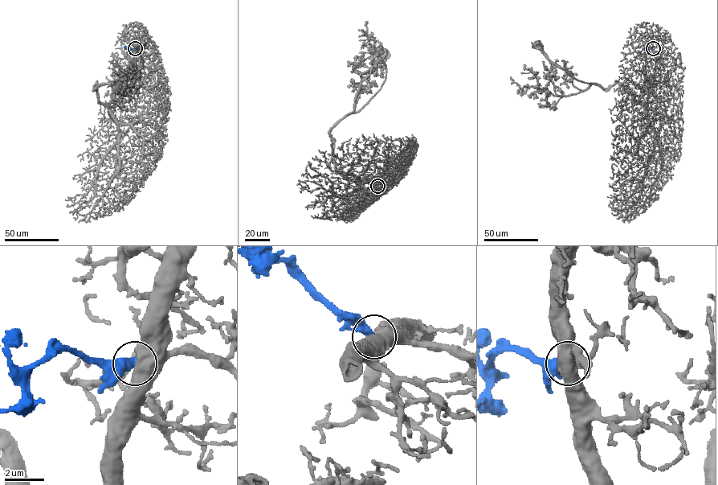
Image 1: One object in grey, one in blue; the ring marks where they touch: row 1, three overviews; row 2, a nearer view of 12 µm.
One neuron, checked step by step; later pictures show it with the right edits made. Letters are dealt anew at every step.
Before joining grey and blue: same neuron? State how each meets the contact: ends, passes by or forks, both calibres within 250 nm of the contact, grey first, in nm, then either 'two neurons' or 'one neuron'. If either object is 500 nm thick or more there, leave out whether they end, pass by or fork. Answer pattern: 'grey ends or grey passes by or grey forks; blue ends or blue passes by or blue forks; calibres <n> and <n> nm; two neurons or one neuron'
calibres 750 and 480 nm; two neurons

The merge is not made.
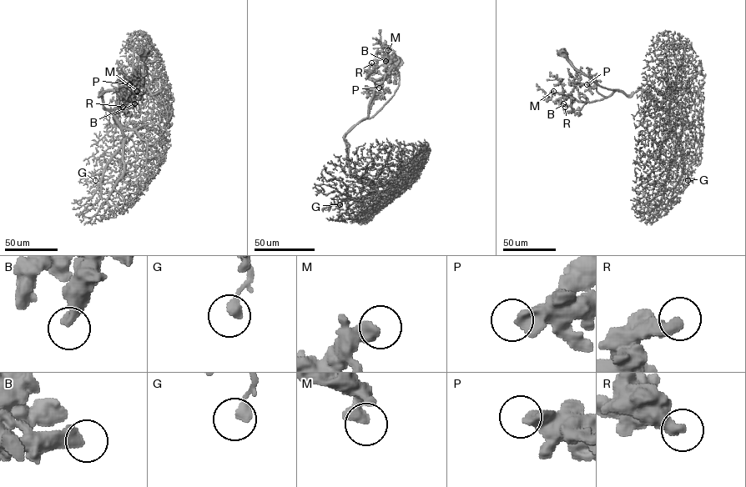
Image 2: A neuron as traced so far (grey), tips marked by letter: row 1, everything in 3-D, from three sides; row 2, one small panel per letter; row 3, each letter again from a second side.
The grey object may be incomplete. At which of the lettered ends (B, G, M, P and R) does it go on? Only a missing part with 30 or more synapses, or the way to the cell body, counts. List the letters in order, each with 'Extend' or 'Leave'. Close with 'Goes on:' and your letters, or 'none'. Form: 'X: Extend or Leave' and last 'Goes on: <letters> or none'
B: Leave
G: Leave
M: Leave
P: Leave
R: Leave
Goes on: none

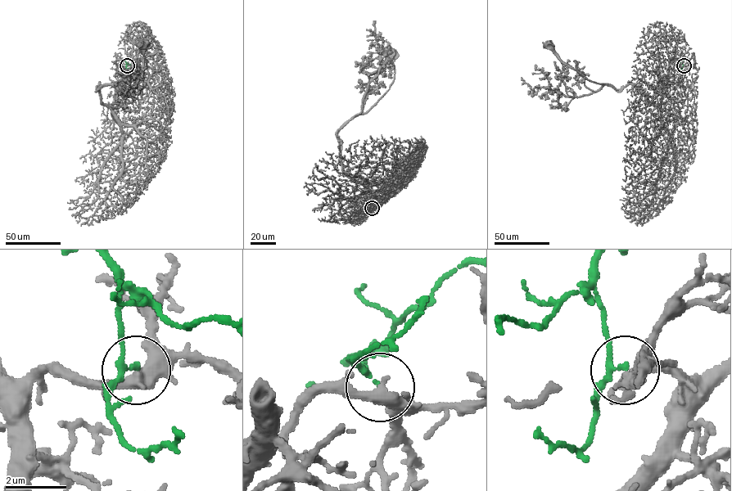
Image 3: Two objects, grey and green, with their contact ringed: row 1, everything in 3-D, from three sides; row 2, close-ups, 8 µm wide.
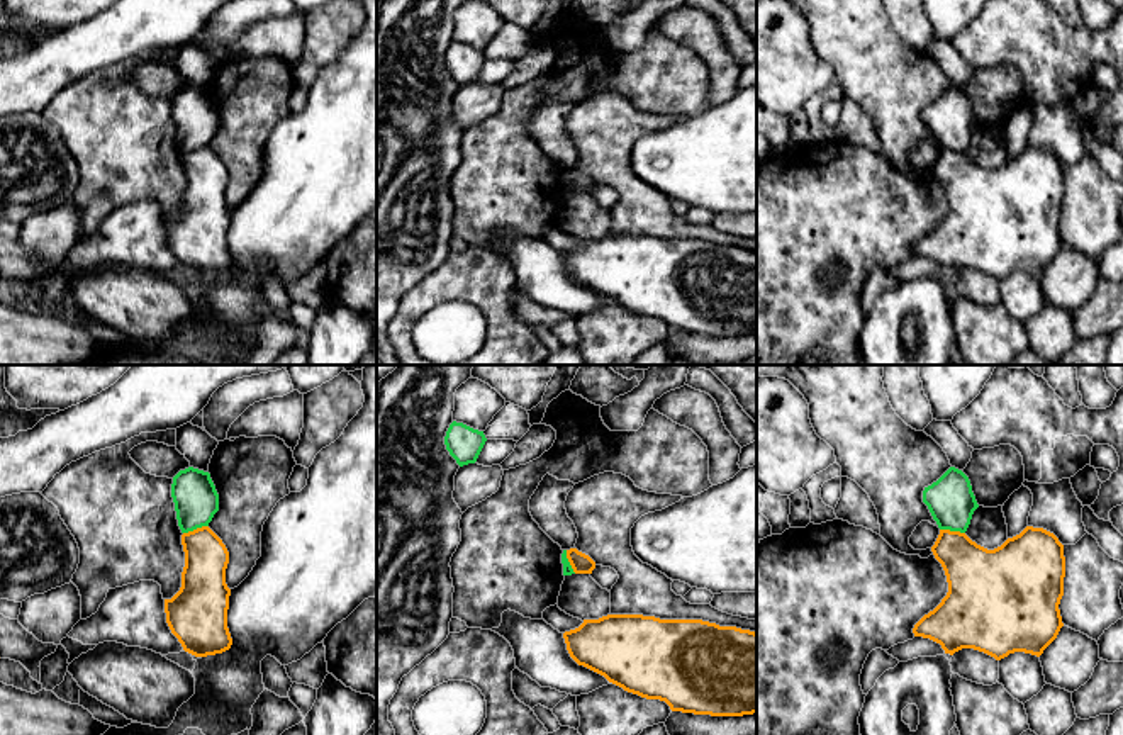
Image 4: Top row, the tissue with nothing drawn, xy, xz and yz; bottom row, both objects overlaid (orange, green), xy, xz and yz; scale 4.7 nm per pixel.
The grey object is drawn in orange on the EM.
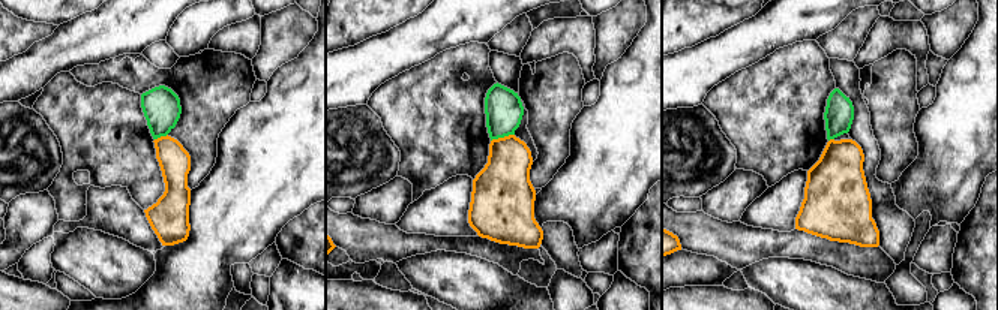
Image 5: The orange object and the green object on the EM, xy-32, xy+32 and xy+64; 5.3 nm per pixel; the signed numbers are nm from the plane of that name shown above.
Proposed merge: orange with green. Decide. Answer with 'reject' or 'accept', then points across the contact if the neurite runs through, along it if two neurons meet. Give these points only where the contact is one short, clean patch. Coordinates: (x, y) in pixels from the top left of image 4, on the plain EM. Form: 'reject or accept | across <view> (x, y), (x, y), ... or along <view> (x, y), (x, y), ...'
reject | along xy (207, 145), (184, 153)

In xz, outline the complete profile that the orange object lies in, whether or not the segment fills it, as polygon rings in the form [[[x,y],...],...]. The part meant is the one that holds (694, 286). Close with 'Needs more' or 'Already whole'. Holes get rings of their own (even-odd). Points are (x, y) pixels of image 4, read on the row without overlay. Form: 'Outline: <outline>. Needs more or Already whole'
Outline: [[[607,234],[563,253],[570,277],[628,312],[665,321],[672,331],[743,336],[757,333],[757,253],[702,239]]]. Already whole

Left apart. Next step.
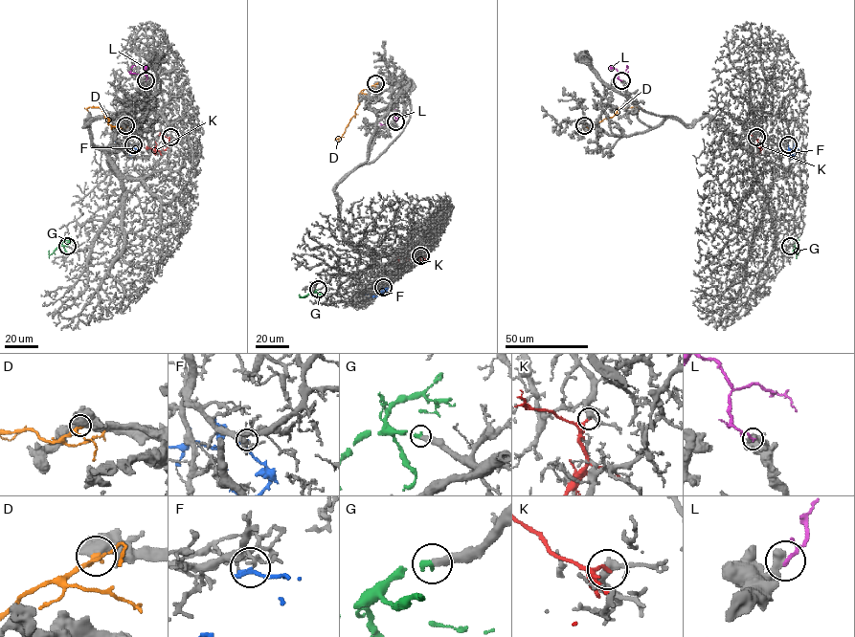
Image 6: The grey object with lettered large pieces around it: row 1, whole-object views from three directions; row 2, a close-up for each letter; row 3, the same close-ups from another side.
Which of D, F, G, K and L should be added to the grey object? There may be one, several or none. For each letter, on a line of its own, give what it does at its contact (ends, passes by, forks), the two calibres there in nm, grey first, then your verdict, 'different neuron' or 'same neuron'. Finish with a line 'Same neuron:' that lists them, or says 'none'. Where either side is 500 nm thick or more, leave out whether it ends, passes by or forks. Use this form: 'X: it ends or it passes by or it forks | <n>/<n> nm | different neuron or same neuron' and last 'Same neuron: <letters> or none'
D: 650/190 nm | different neuron
F: it ends | 160/170 nm | same neuron
G: it ends | 380/300 nm | same neuron
K: it ends | 360/200 nm | different neuron
L: it passes by | 480/130 nm | different neuron
Same neuron: F, G

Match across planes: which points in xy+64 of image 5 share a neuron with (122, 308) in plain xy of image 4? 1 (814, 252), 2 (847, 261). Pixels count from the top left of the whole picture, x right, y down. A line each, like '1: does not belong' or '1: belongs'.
1: does not belong
2: does not belong

